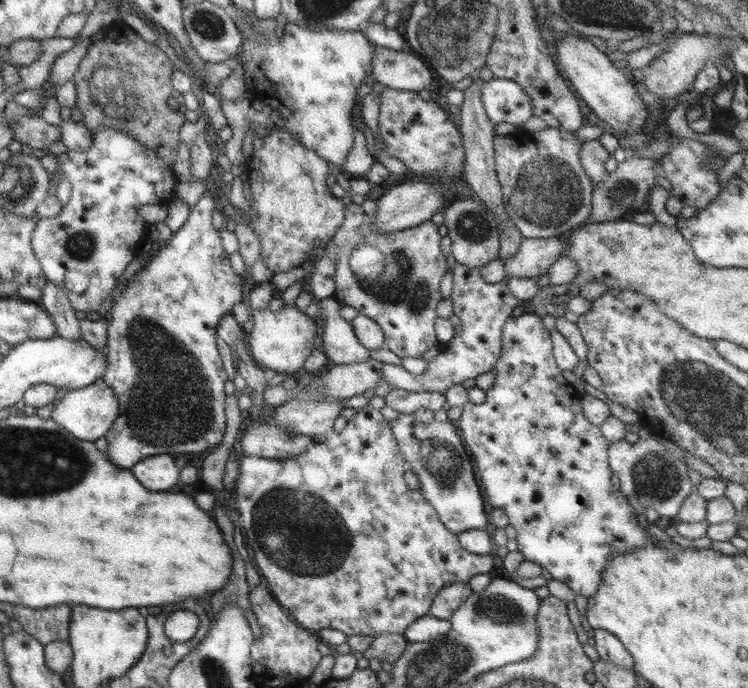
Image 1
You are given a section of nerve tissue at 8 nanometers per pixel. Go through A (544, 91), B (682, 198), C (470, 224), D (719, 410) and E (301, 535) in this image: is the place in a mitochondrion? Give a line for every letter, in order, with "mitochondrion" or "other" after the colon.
A: other
B: other
C: mitochondrion
D: mitochondrion
E: mitochondrion

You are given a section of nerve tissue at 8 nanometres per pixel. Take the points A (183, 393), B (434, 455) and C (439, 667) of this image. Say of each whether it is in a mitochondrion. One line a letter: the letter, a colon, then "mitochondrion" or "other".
A: mitochondrion
B: mitochondrion
C: mitochondrion

